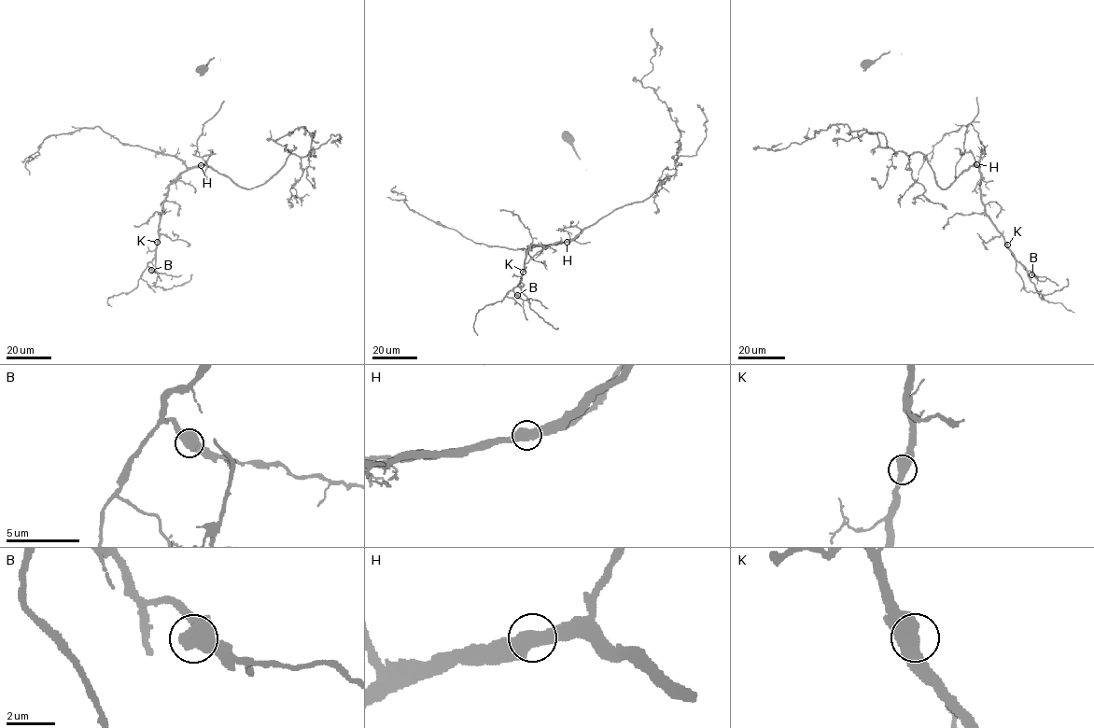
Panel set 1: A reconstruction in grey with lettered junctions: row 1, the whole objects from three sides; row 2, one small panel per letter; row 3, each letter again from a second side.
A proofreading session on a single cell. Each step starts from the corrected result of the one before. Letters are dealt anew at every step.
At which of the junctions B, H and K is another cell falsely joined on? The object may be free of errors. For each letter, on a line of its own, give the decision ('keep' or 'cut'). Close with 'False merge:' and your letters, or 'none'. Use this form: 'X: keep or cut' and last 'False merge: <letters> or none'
B: keep
H: keep
K: keep
False merge: none

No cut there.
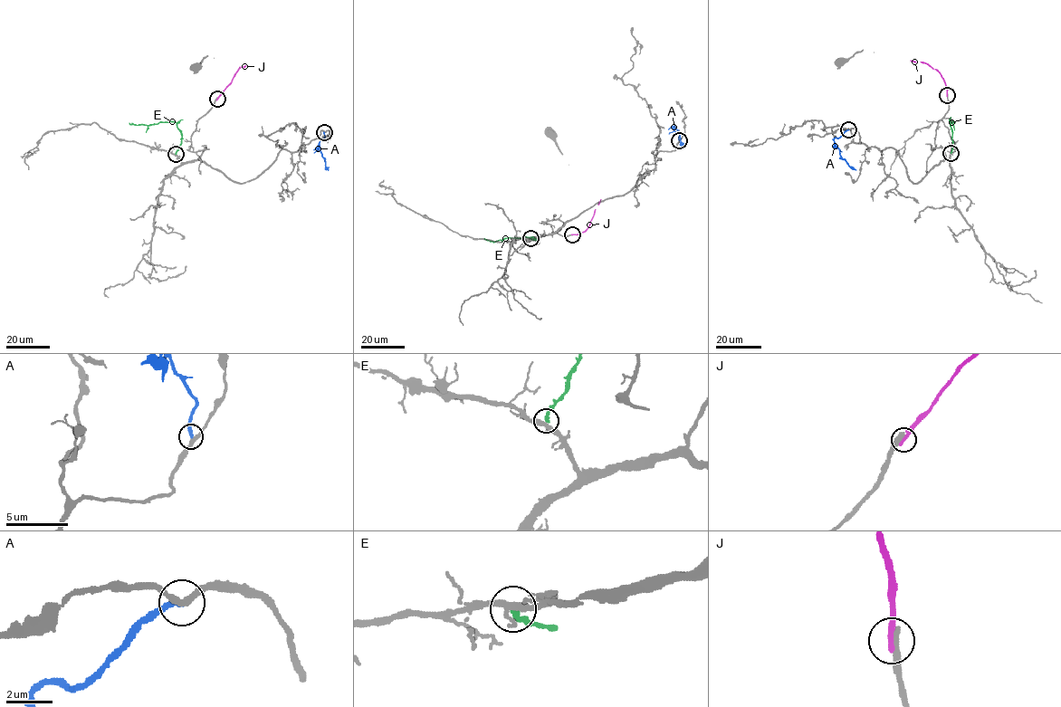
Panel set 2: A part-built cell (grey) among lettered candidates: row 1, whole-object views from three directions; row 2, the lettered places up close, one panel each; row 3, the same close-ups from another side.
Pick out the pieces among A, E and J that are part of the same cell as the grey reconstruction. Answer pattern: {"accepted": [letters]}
{"accepted": ["A"]}

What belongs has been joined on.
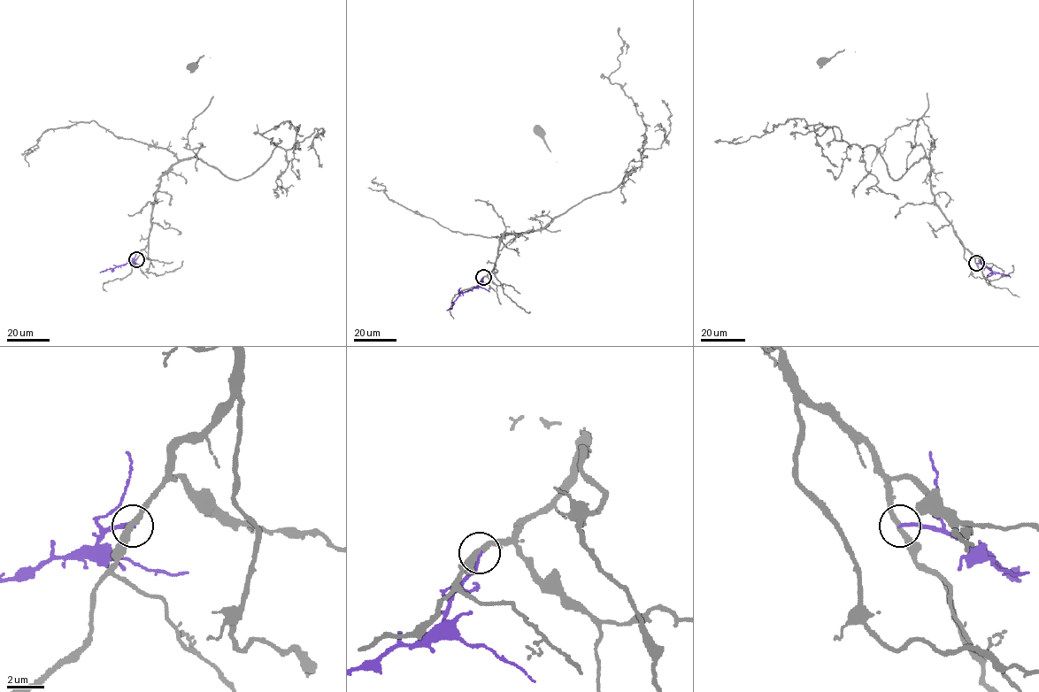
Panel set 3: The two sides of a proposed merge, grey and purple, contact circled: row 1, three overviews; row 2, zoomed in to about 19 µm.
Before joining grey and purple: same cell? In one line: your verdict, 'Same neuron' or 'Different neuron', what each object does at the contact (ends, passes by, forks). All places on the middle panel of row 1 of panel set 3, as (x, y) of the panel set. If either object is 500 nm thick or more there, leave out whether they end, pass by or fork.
Different neuron. At the ring grey passes by. At the ring purple ends

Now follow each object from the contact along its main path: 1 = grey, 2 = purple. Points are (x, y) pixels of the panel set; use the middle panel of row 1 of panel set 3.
1: (483, 277), (504, 234), (542, 230), (551, 219), (542, 216), (534, 219), (558, 230), (550, 151), (538, 128)
2: (483, 277), (475, 288), (460, 294), (451, 308), (447, 310)

